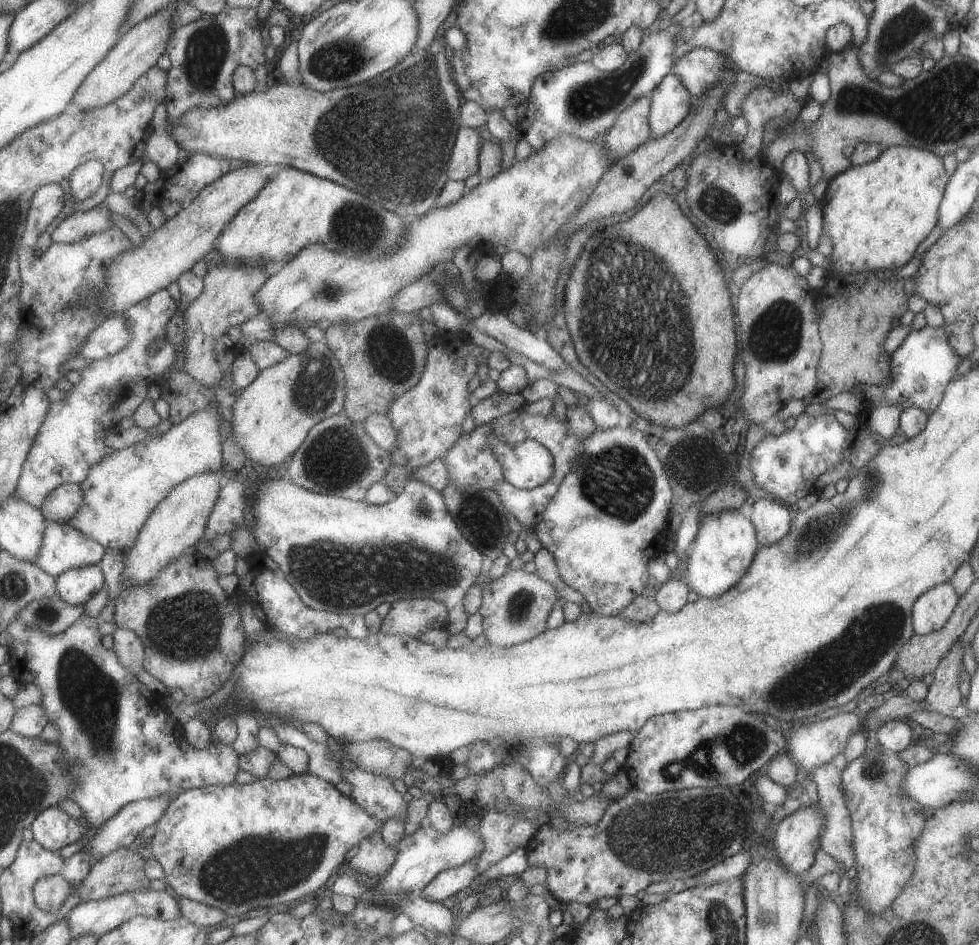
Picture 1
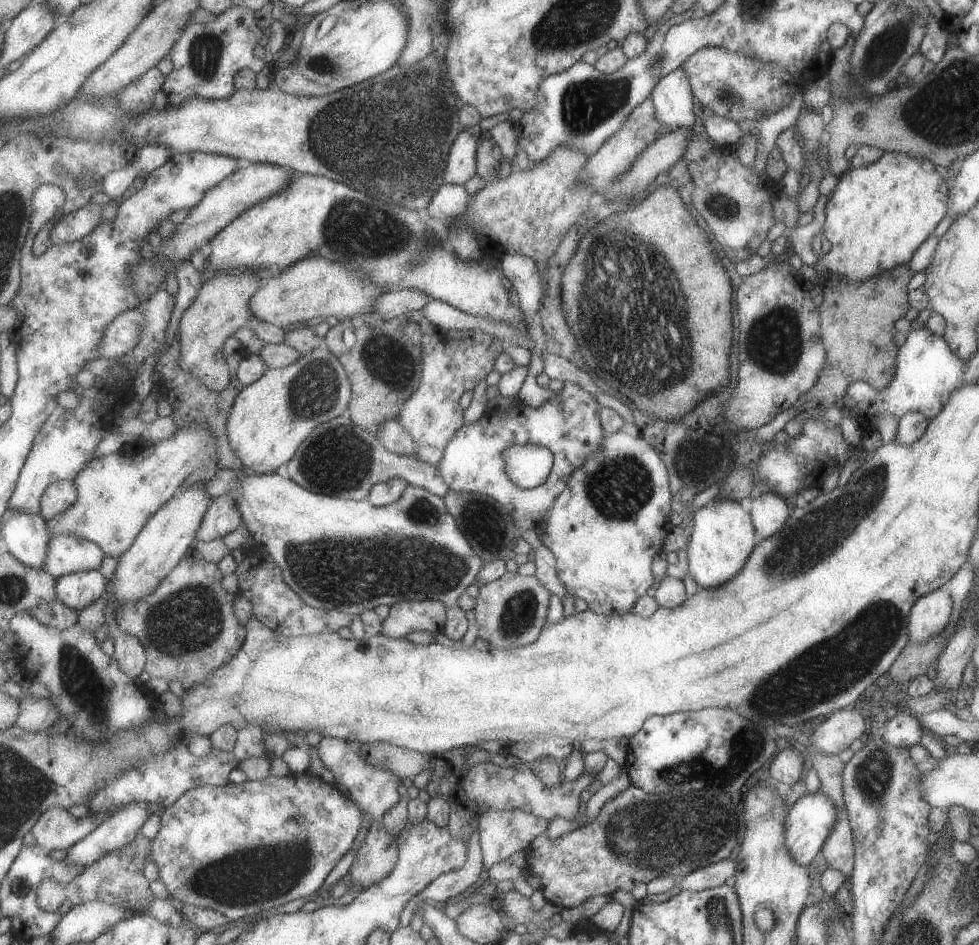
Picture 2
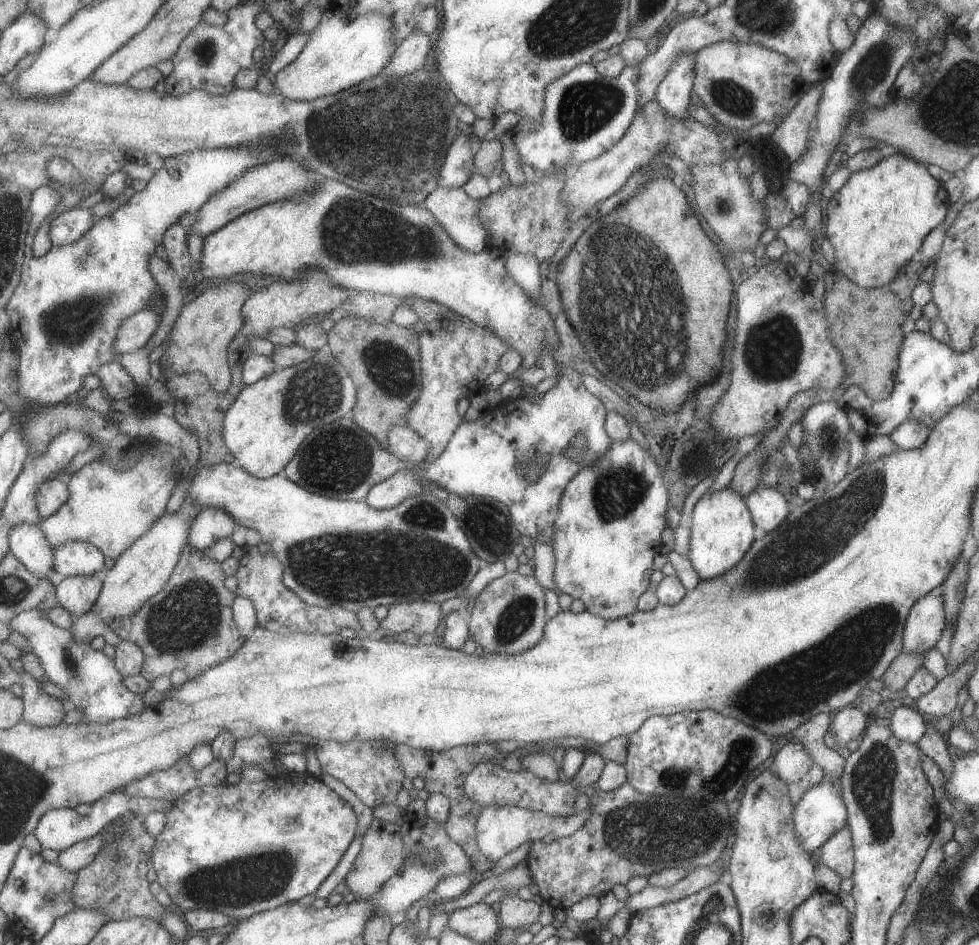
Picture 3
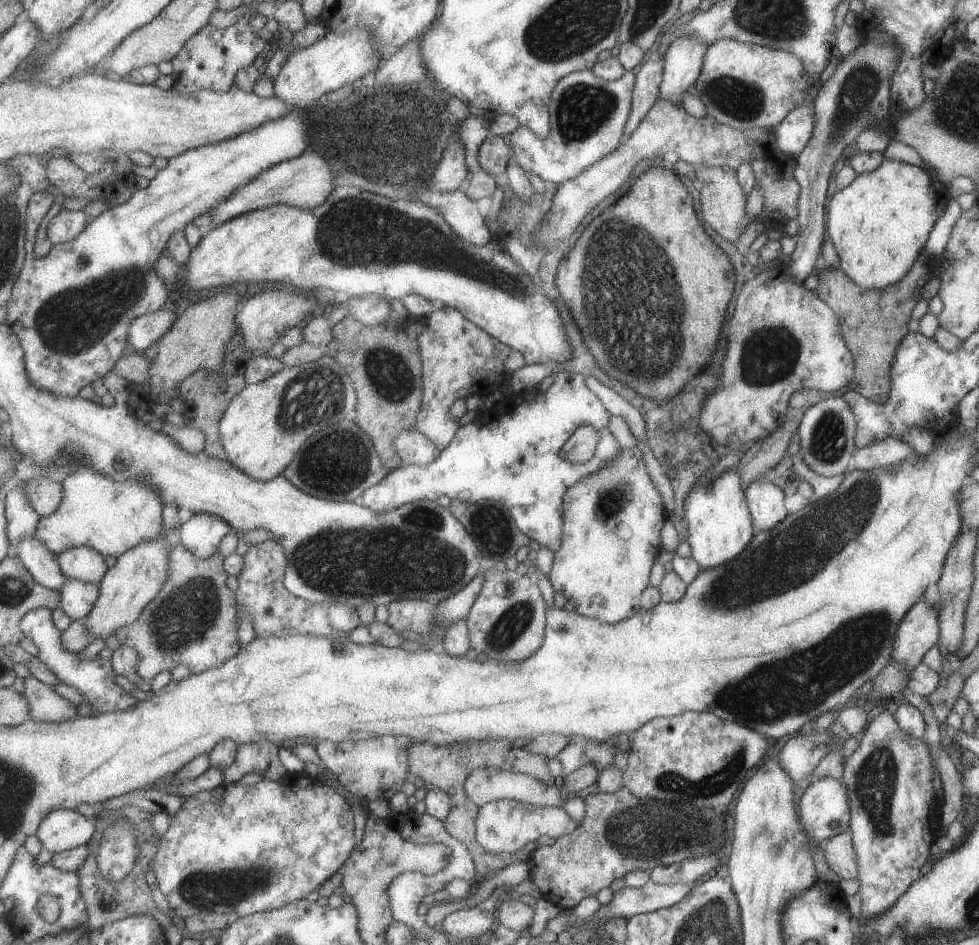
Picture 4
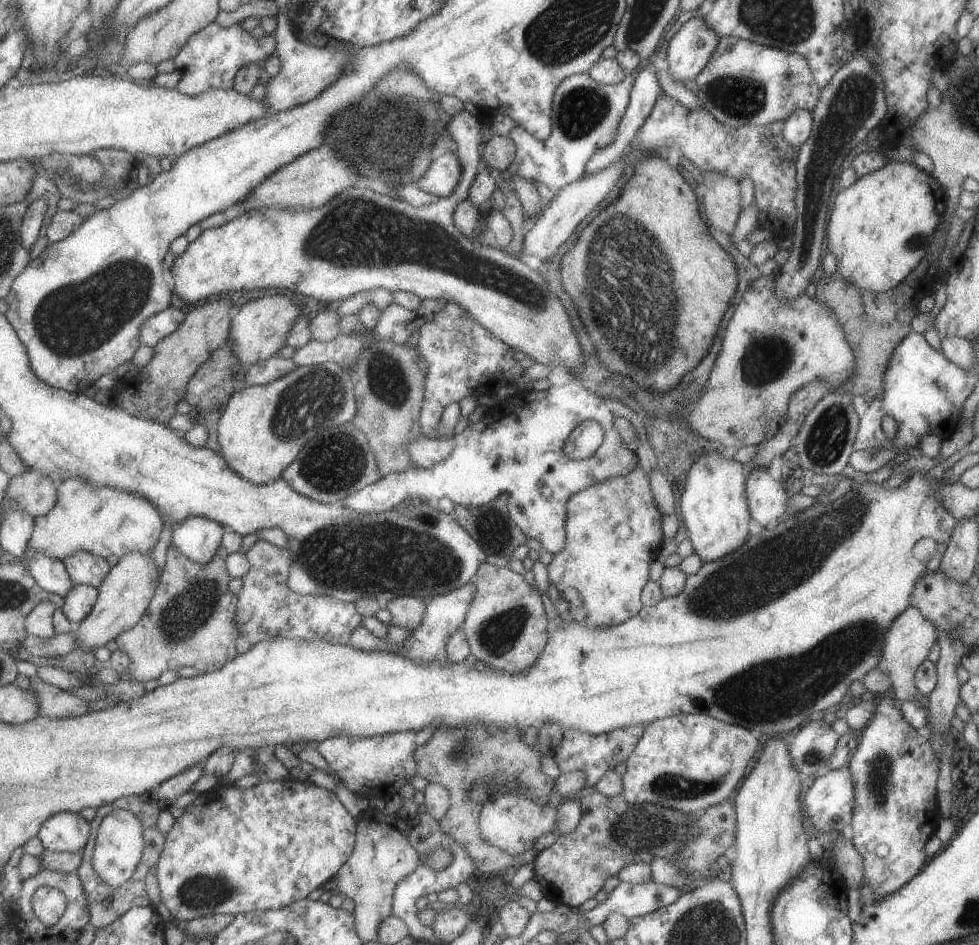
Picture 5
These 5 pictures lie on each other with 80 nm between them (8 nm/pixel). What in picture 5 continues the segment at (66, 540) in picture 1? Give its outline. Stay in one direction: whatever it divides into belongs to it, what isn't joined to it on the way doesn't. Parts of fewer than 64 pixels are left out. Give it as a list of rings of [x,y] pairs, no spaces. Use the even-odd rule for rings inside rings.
[[[77,551],[63,562],[78,585],[89,585],[98,589],[112,570],[111,564],[105,558],[89,551]]]

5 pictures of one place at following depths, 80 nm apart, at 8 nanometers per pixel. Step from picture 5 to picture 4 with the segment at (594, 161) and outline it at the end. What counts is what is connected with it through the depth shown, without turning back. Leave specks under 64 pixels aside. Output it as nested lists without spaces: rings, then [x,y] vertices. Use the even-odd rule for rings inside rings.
[[[653,56],[637,70],[630,102],[629,114],[622,130],[622,142],[635,130],[647,111],[659,98],[659,85],[663,72],[664,56]]]

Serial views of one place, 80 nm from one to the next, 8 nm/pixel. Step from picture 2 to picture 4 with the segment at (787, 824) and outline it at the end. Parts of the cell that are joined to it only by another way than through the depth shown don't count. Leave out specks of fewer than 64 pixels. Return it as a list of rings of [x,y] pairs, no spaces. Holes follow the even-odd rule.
[[[831,776],[811,779],[799,798],[797,814],[802,829],[808,832],[811,845],[819,845],[823,839],[828,840],[837,833],[849,831],[850,808],[844,782]]]

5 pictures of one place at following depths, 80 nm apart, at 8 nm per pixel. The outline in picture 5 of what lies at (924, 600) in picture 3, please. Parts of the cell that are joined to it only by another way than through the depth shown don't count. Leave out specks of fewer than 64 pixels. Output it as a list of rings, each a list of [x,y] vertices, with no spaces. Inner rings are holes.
[[[909,605],[900,615],[897,615],[885,631],[880,659],[877,661],[876,669],[887,675],[890,682],[890,694],[897,702],[919,701],[925,708],[928,700],[915,688],[915,669],[927,659],[929,649],[937,640],[935,629],[932,624],[915,608]]]

